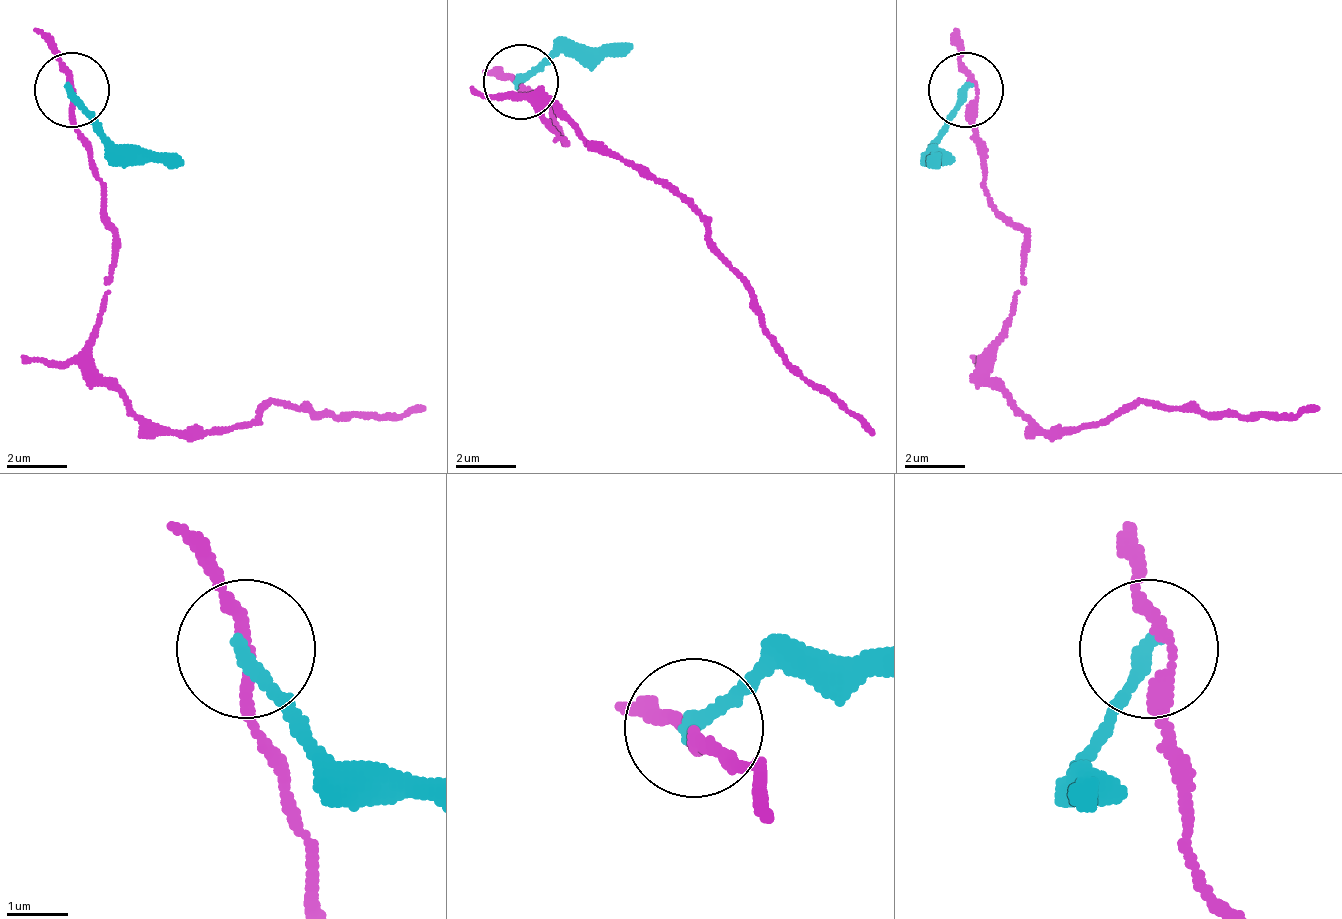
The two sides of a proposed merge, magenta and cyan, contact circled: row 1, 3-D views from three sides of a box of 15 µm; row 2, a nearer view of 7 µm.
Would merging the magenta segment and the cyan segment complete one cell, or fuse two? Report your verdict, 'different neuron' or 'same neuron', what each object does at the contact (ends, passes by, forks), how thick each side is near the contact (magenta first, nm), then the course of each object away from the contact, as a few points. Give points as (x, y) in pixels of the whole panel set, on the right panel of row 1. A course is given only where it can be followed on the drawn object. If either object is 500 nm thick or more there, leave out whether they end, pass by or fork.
different neuron | magenta passes by | cyan ends | 170/240 nm | magenta via (971, 87), (986, 200), (1024, 237), (994, 365), (1031, 417), (1076, 432), (1144, 402), (1241, 417), (1316, 402) | cyan via (964, 87), (926, 162)

